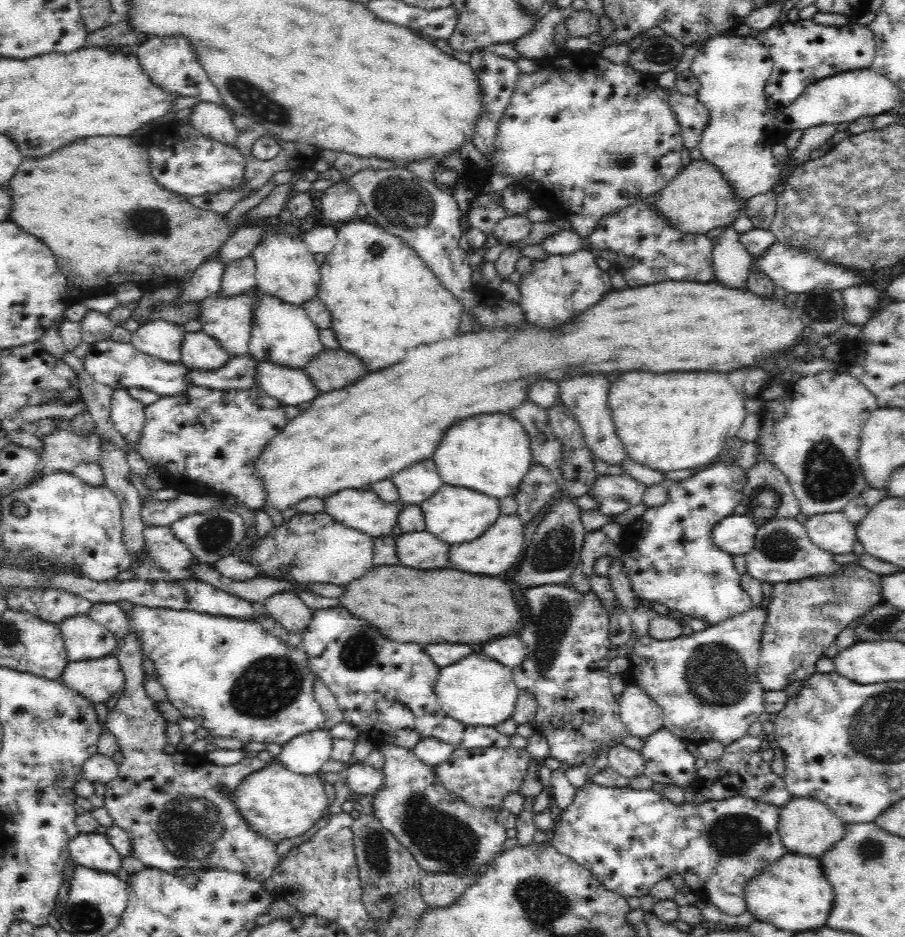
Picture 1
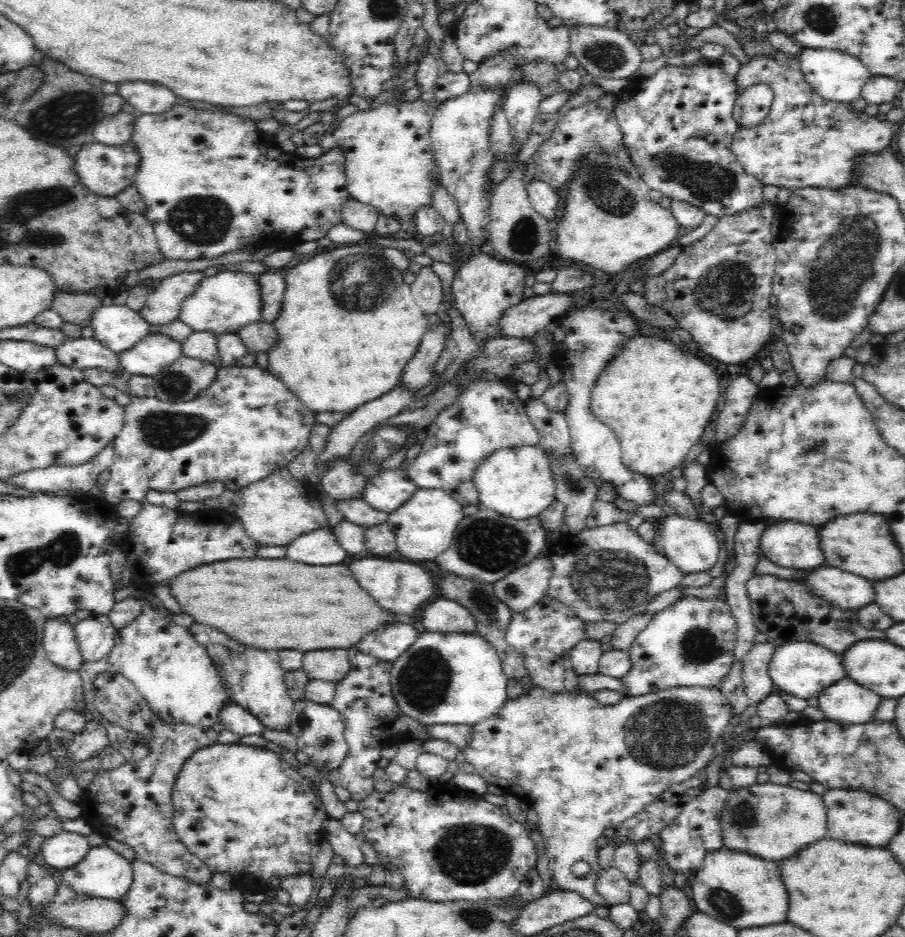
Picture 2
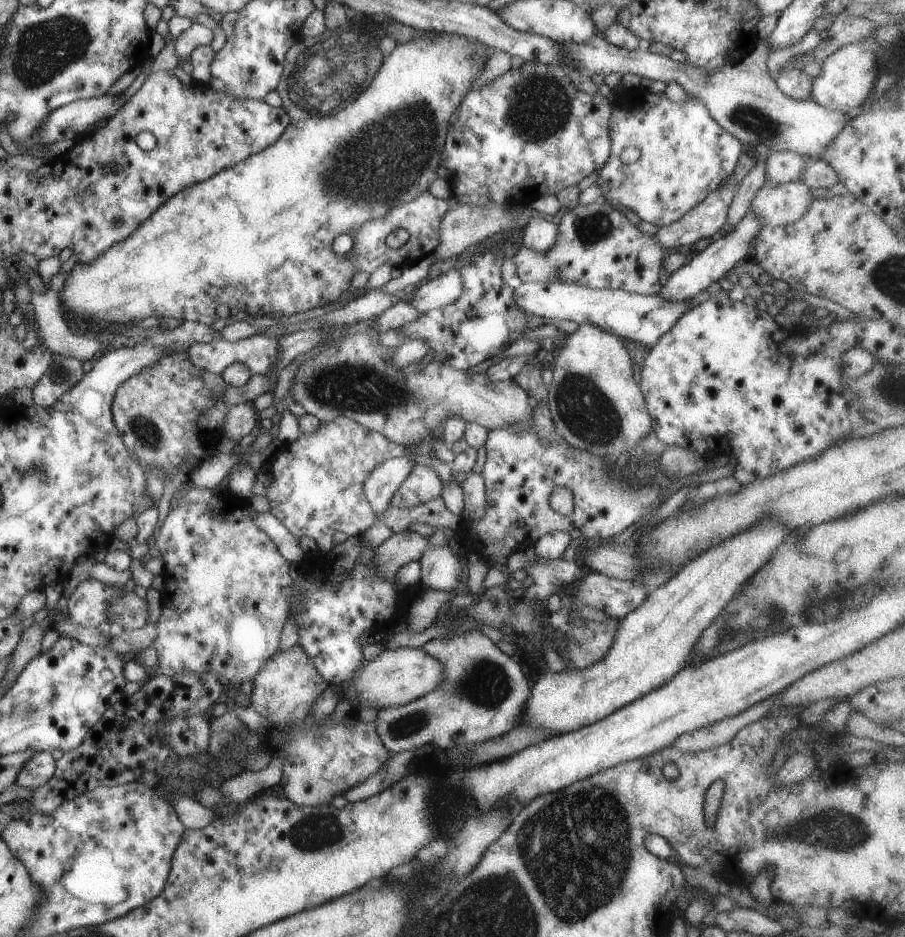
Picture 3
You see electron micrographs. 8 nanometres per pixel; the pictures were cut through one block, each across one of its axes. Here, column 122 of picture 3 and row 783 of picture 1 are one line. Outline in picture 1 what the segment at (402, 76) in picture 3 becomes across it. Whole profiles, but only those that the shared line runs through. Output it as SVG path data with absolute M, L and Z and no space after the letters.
M270 761L270 764L264 767L246 776L228 799L256 835L270 840L277 846L282 840L302 836L311 830L322 816L322 810L328 805L328 799L324 783L320 782L316 773L295 774L278 761Z

